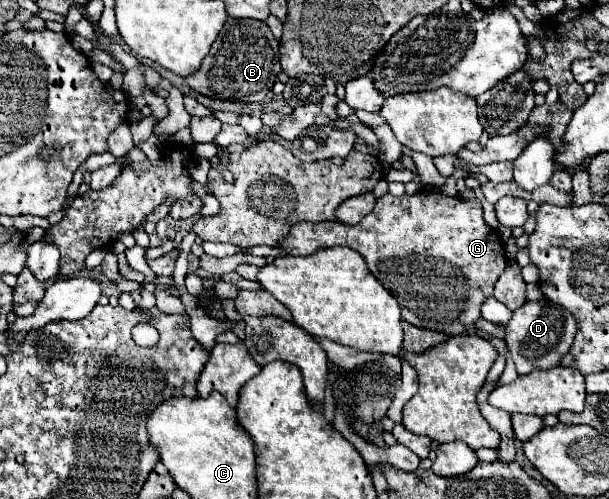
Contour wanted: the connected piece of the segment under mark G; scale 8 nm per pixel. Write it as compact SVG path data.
M431 189L401 197L385 193L377 199L371 215L367 215L359 225L345 225L339 221L299 223L279 243L279 247L287 255L311 255L319 249L337 245L349 247L365 259L369 271L383 283L383 287L389 289L389 293L401 305L403 321L447 335L459 335L465 333L467 327L473 327L473 323L481 317L481 303L493 295L493 285L507 265L505 249L497 233L483 221L481 203L477 199L465 201L457 197L447 197L441 191Z

